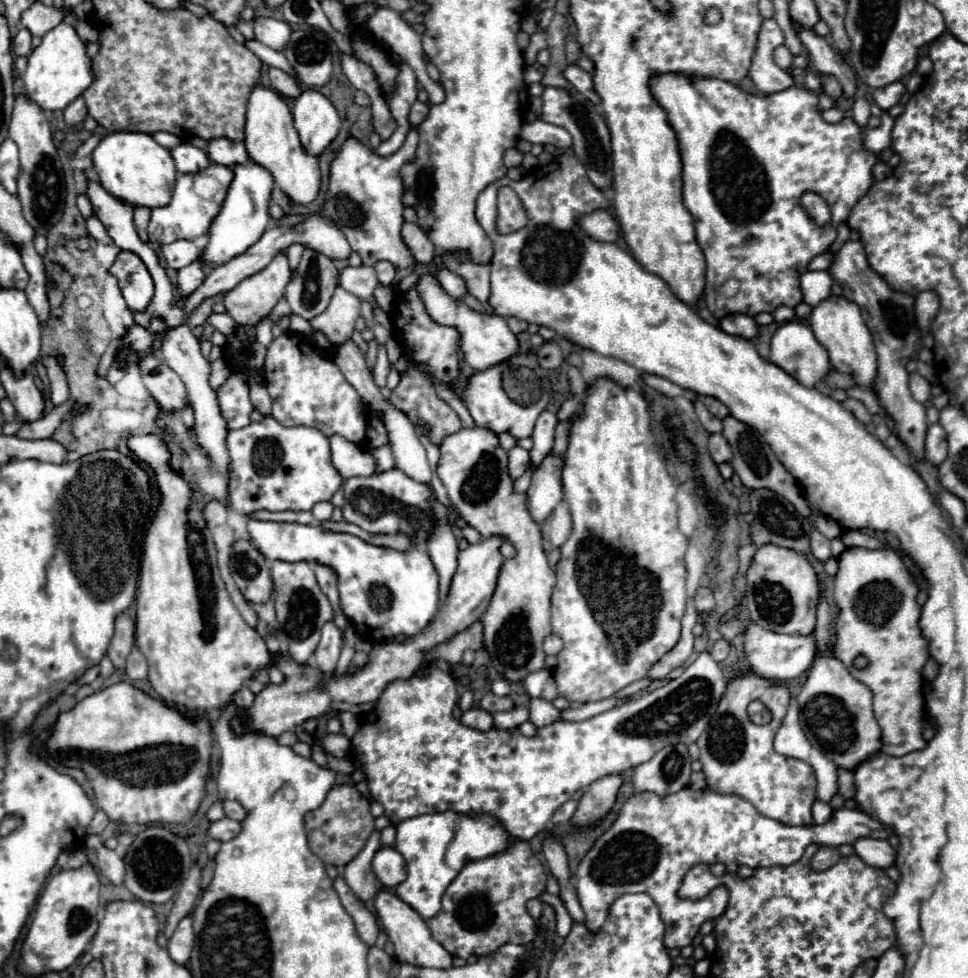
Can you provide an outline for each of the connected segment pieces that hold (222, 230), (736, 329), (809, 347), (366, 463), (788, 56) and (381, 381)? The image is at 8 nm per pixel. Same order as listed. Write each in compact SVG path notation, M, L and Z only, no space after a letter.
M247 161L243 165L235 165L235 179L229 187L227 199L223 203L223 209L219 215L213 219L211 229L209 229L209 243L203 249L201 257L207 265L223 265L235 255L245 253L265 231L269 223L269 199L271 199L271 189L273 189L273 177L267 169L263 169L255 161Z
M741 313L727 315L721 319L719 327L729 335L739 335L745 339L753 339L759 335L759 325L751 315L741 315Z
M789 321L783 323L773 339L771 339L771 353L769 353L769 361L779 365L783 371L787 371L789 375L797 377L799 383L807 385L807 387L817 387L817 383L827 375L829 371L829 355L827 349L815 339L813 331L809 325L803 325L799 321Z
M341 435L329 437L331 459L335 469L343 479L347 477L367 477L375 473L375 461L367 449L343 439Z
M785 45L777 47L773 57L775 57L775 63L777 63L779 67L783 67L783 69L789 69L789 67L791 67L791 63L793 63L793 53L791 53Z
M379 347L379 355L377 355L377 363L373 367L373 377L375 377L375 383L379 387L383 387L387 383L387 375L391 371L391 363L389 363L389 357L387 357L387 351L385 347Z

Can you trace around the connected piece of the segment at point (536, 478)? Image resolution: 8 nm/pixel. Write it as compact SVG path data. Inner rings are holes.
M545 457L539 469L531 477L531 487L527 489L529 511L537 523L543 523L555 505L563 499L561 487L561 467L563 459L559 457Z

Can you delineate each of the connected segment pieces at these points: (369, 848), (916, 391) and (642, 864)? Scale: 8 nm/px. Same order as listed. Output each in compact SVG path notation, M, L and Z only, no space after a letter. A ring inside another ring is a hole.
M375 831L369 837L363 851L345 867L345 881L351 887L351 891L357 895L357 899L361 899L361 901L373 899L379 891L379 885L377 885L379 881L377 881L373 867L371 867L371 859L379 847L381 847L379 831Z
M919 373L909 375L909 387L911 387L911 391L913 391L913 395L919 403L925 403L925 401L931 399L931 385Z
M691 787L663 797L635 793L625 801L613 827L581 859L577 869L577 897L585 912L585 925L591 931L599 931L609 905L617 897L623 893L651 895L667 925L665 945L681 949L691 945L707 919L719 917L727 907L727 895L715 895L715 891L703 899L679 897L679 885L691 867L719 861L727 867L727 873L737 873L739 865L753 869L791 865L801 859L809 843L839 847L859 837L887 839L889 835L893 835L891 827L877 823L863 811L845 807L833 811L831 819L823 825L793 827L761 815L747 799L733 793L717 793L713 789L693 791Z

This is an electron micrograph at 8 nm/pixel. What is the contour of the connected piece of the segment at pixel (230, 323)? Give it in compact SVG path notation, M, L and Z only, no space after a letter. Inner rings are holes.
M211 313L211 315L207 317L207 325L213 325L217 331L221 331L221 333L225 335L225 333L233 333L237 323L235 323L233 317L227 315L227 313Z

